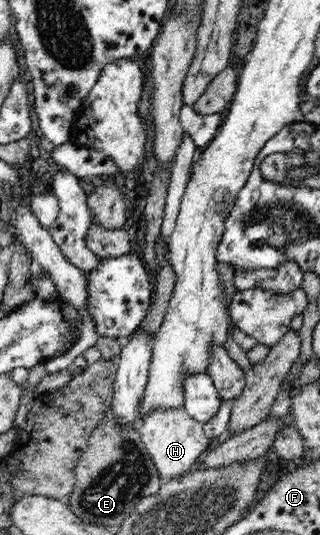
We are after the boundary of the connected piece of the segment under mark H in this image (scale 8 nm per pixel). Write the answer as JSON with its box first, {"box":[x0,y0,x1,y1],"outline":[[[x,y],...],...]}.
{"box":[135,407,209,479],"outline":[[[154,407],[150,413],[143,415],[140,422],[140,427],[135,429],[136,433],[142,438],[162,479],[185,474],[192,469],[198,457],[207,452],[209,437],[204,432],[203,423],[190,417],[183,407]]]}

